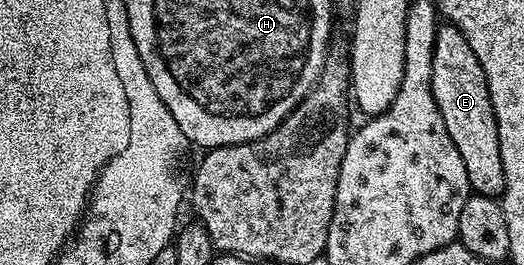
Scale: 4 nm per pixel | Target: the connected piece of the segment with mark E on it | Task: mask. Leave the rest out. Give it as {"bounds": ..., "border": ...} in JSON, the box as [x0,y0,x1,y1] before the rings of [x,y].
{"bounds":[430,21,504,196],"border":[[[451,21],[441,22],[436,28],[430,89],[434,93],[438,113],[442,113],[442,121],[446,121],[446,133],[450,133],[450,141],[454,141],[454,146],[462,157],[462,165],[466,165],[469,188],[478,195],[499,196],[504,190],[502,149],[498,149],[498,127],[494,117],[494,105],[490,105],[490,89],[486,85],[486,73],[482,73],[482,61],[478,61],[474,49],[470,49],[470,41],[462,37],[460,30]]]}

